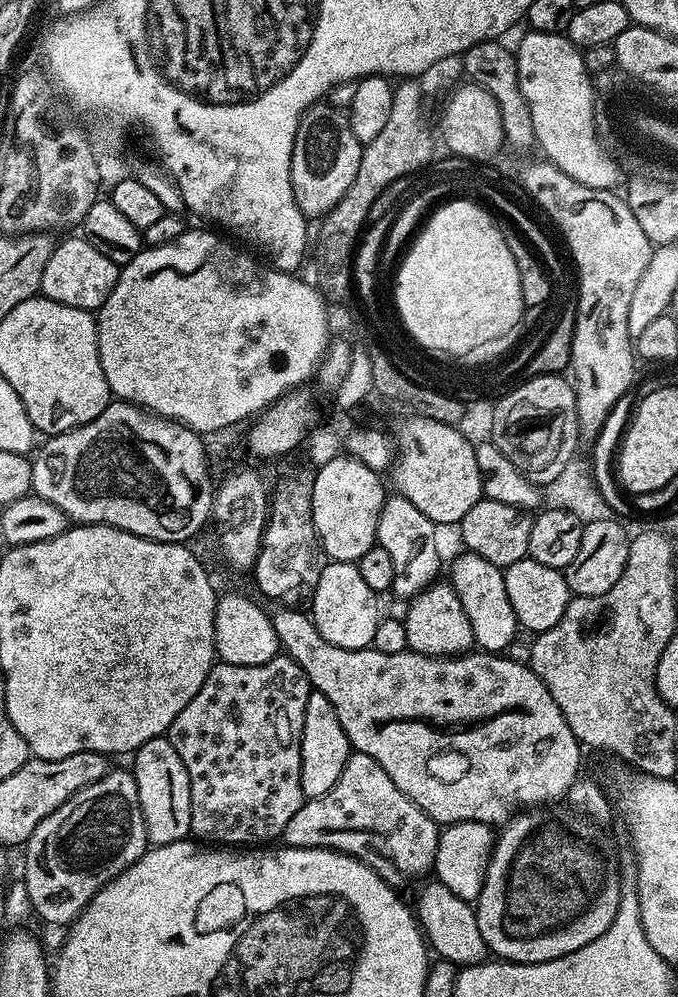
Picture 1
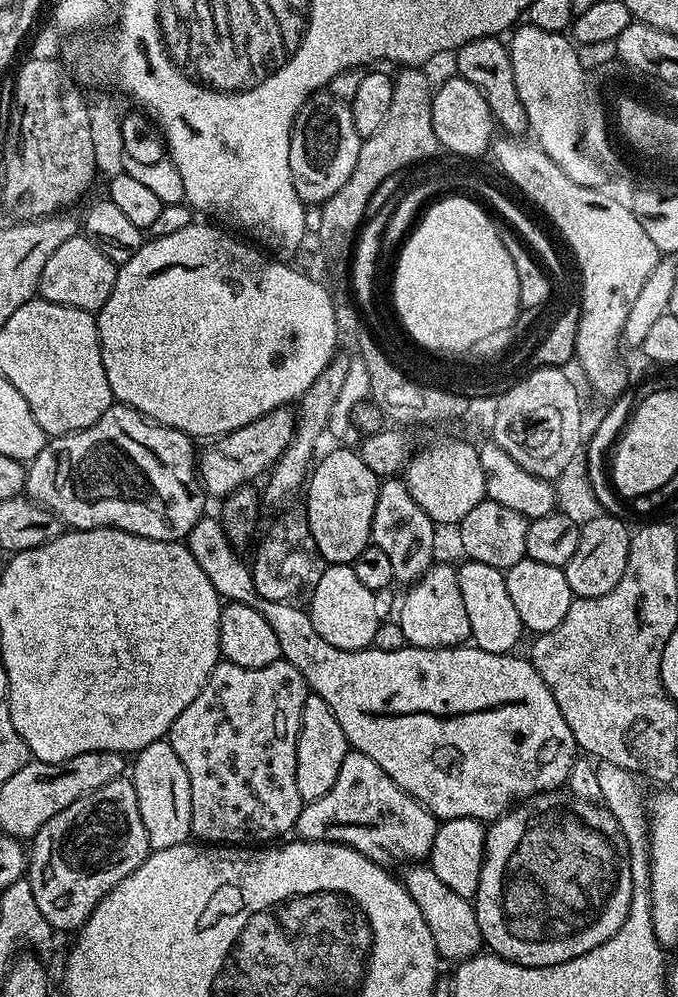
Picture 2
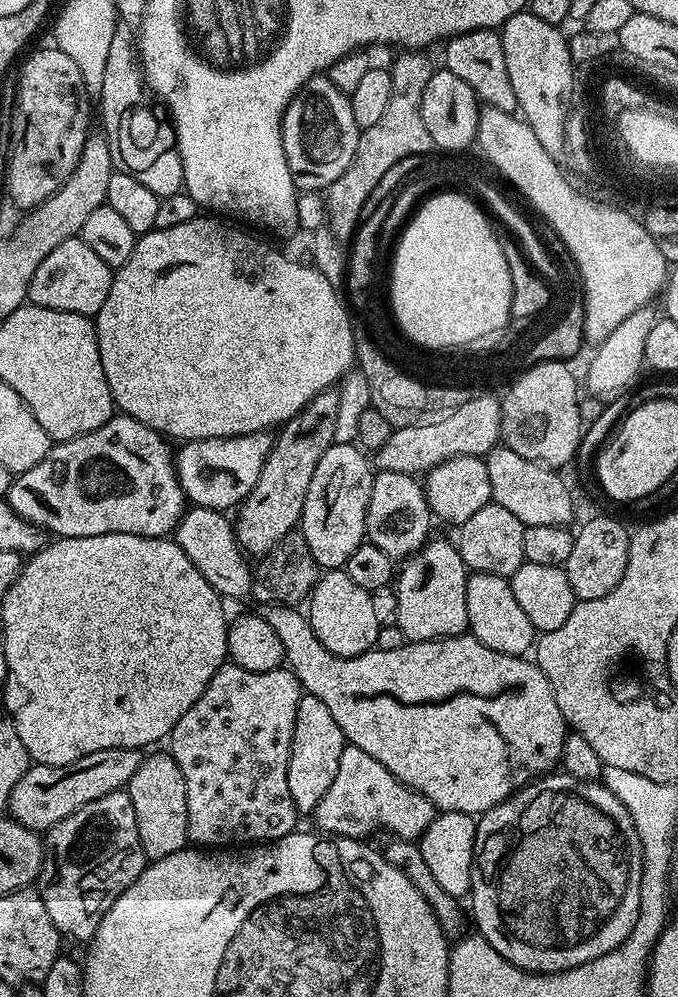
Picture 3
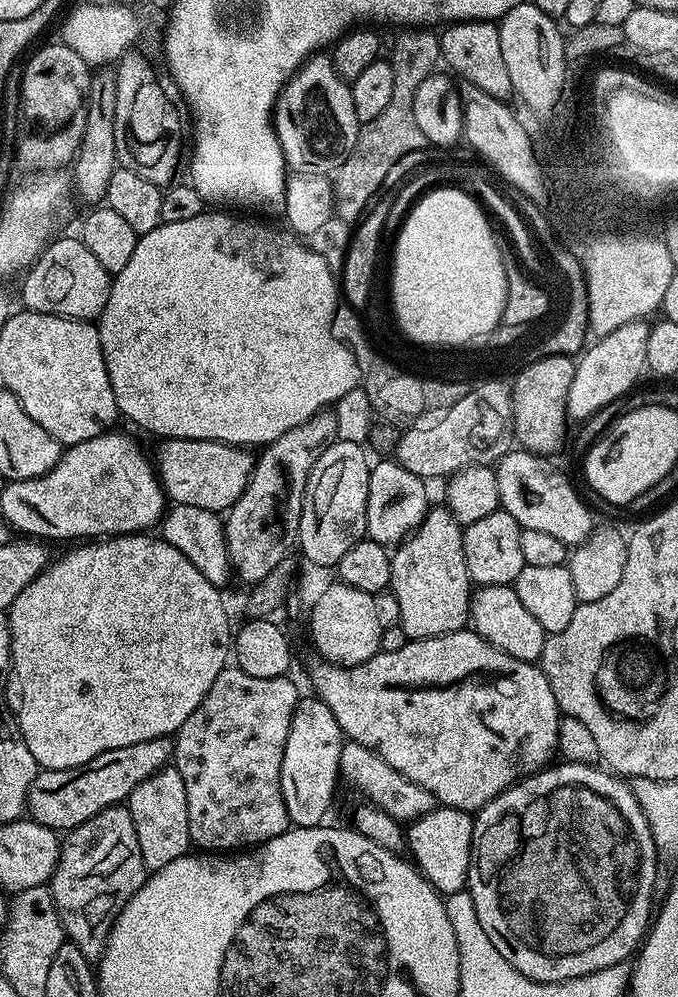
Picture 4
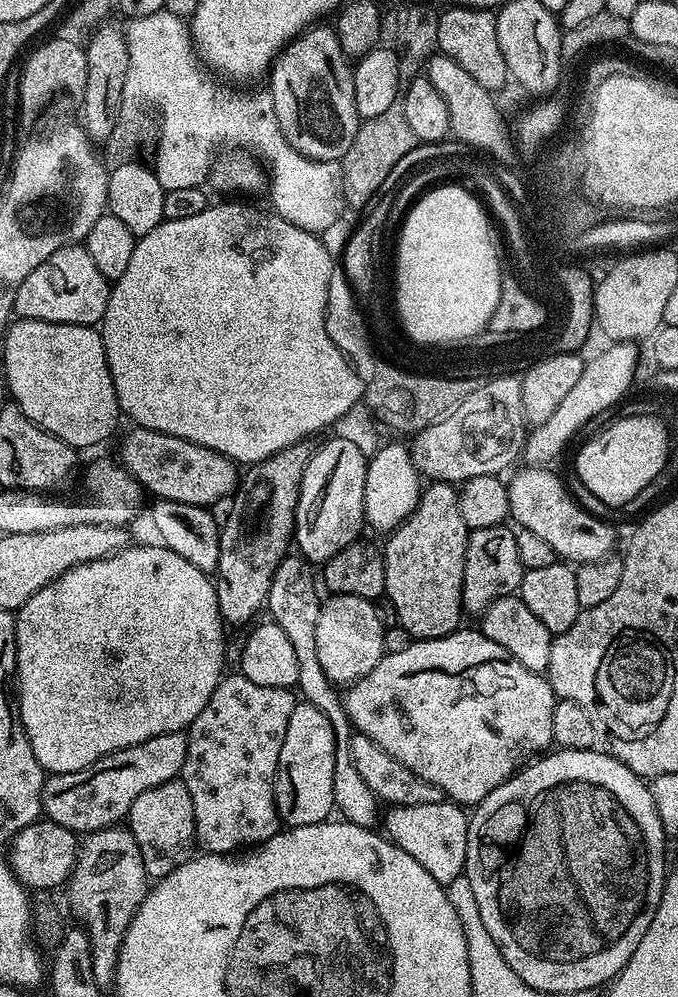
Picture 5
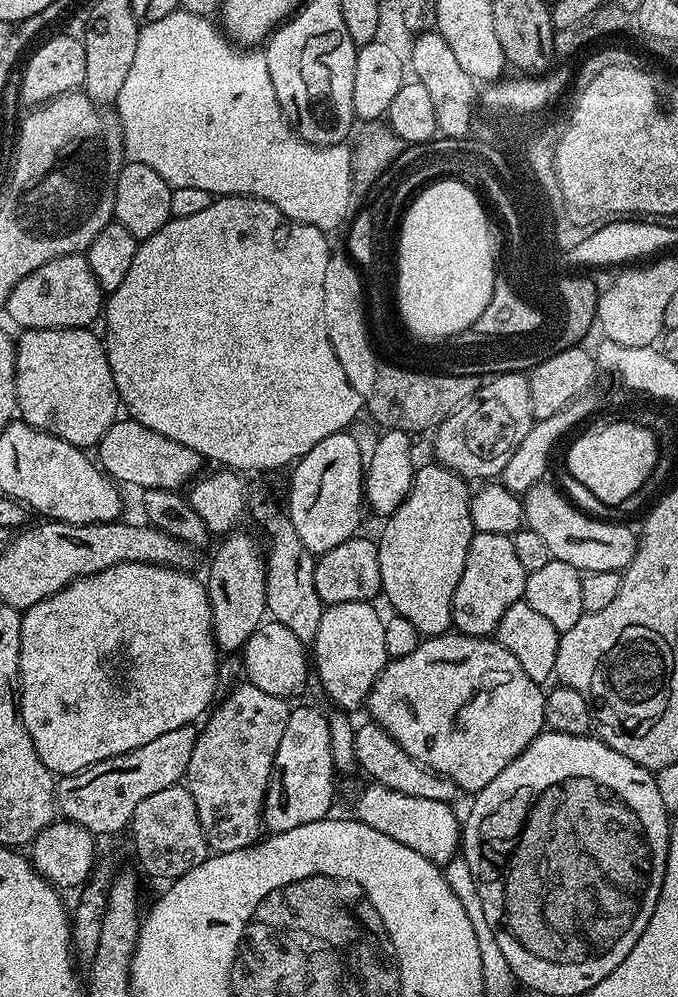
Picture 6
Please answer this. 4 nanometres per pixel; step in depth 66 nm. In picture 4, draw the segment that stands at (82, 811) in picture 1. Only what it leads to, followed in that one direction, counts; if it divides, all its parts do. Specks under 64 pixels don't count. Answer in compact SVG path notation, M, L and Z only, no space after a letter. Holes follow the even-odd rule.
M127 807L107 808L82 822L82 826L67 829L50 889L65 937L88 960L98 962L104 957L116 915L149 875L149 869L142 862L138 834L134 834L134 818L130 818Z

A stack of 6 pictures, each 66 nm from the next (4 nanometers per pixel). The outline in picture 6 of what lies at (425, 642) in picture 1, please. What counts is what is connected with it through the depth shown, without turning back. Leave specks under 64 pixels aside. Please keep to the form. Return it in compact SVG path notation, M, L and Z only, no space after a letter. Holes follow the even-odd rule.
M435 462L424 464L421 468L419 465L412 473L410 494L406 494L402 506L398 506L398 510L383 521L384 529L376 540L383 599L388 599L391 611L412 623L420 631L421 637L442 636L452 628L454 590L458 590L474 535L469 499L470 484L463 476Z

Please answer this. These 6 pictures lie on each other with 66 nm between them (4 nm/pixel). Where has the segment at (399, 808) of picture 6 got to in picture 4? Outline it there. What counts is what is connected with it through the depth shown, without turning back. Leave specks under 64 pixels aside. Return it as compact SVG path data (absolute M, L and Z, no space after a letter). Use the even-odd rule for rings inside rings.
M438 806L407 825L406 848L409 853L412 851L411 859L436 891L444 896L465 891L472 857L472 822L469 813Z

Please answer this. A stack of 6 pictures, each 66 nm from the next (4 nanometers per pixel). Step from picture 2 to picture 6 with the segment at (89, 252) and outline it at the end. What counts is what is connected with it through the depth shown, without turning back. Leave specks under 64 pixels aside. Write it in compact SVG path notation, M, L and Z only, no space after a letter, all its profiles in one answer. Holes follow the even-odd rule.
M84 254L63 256L38 266L14 290L8 299L6 315L17 324L17 329L29 328L86 328L101 319L106 303L105 293L100 291L100 284L90 270L88 257Z

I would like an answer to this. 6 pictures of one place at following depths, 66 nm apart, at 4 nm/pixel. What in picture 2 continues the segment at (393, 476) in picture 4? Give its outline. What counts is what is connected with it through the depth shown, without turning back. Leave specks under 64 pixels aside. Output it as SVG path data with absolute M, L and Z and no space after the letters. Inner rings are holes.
M388 478L381 483L378 490L378 502L374 508L371 543L378 546L390 557L390 567L394 569L393 581L397 585L411 586L432 567L436 552L437 525L414 502L407 484L400 478Z

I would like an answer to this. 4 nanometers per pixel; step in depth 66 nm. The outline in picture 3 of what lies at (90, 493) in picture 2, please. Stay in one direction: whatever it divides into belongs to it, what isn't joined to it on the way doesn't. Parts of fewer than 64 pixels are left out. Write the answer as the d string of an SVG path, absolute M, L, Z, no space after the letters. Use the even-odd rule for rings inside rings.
M113 414L107 422L102 426L98 426L98 430L94 430L90 434L82 434L73 440L62 440L53 443L52 449L46 454L46 458L42 458L42 462L38 462L38 466L19 473L13 479L6 499L9 506L19 516L34 522L38 526L42 526L49 534L56 538L63 538L65 536L70 538L90 538L98 534L114 534L115 532L134 534L135 536L159 536L164 538L169 534L175 533L176 523L183 518L186 511L184 491L176 477L173 445L165 437L161 436L160 433L153 430L153 428L148 428L142 422L138 422L134 418L123 414Z

